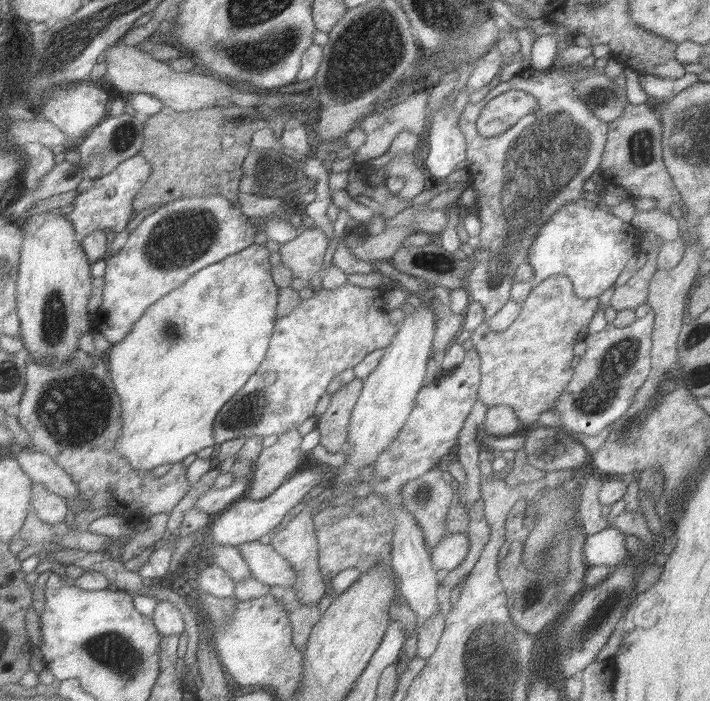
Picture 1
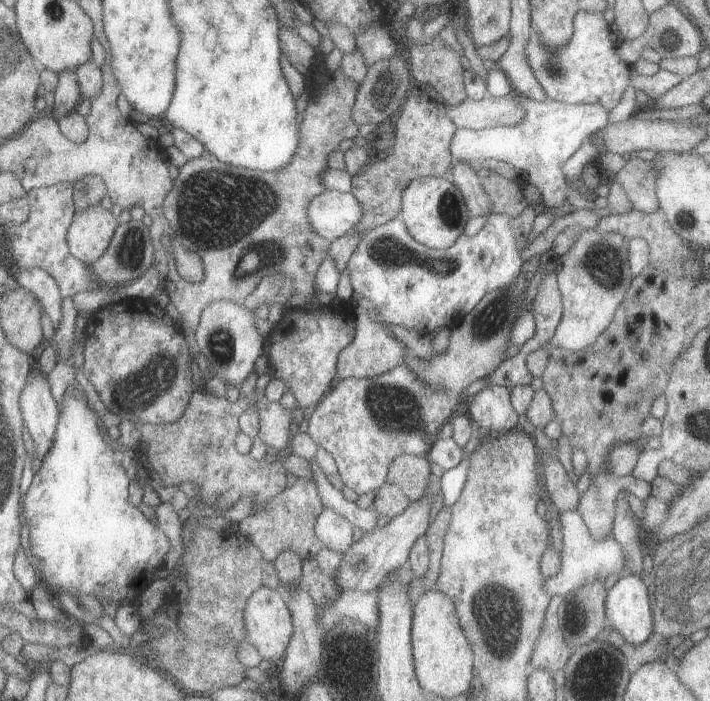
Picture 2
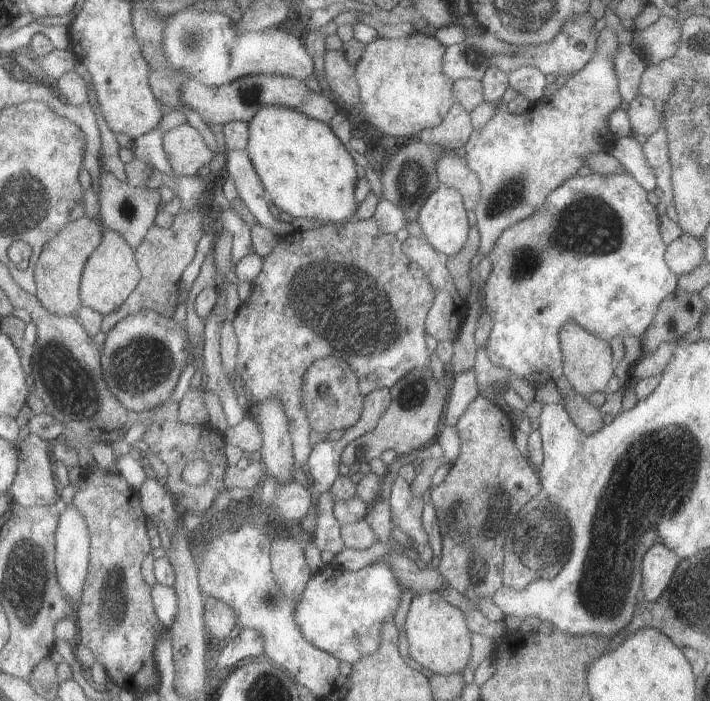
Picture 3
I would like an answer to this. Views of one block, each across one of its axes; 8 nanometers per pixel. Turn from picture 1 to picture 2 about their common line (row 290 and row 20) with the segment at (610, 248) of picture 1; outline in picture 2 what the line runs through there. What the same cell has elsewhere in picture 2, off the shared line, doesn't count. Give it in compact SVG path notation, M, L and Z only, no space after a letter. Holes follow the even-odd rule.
M581 10L573 18L571 38L553 54L535 30L529 34L529 40L525 44L525 58L529 62L529 68L533 70L533 76L537 78L537 82L541 82L545 94L549 94L549 100L561 104L599 104L601 108L605 108L605 112L611 112L625 94L625 88L633 88L637 92L643 92L649 100L657 100L661 94L683 80L677 74L663 70L653 76L641 76L637 72L633 74L633 66L627 66L619 60L617 48L609 38L611 32L613 28L607 26L603 12Z

